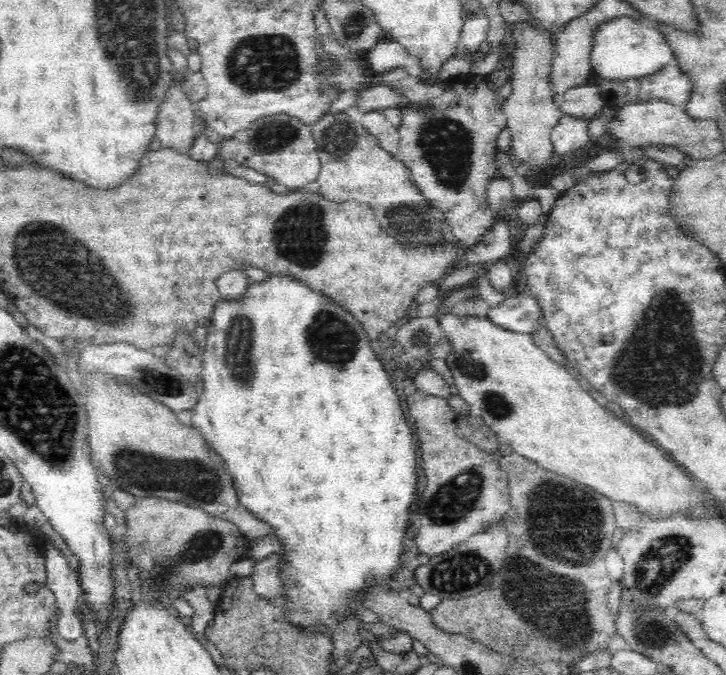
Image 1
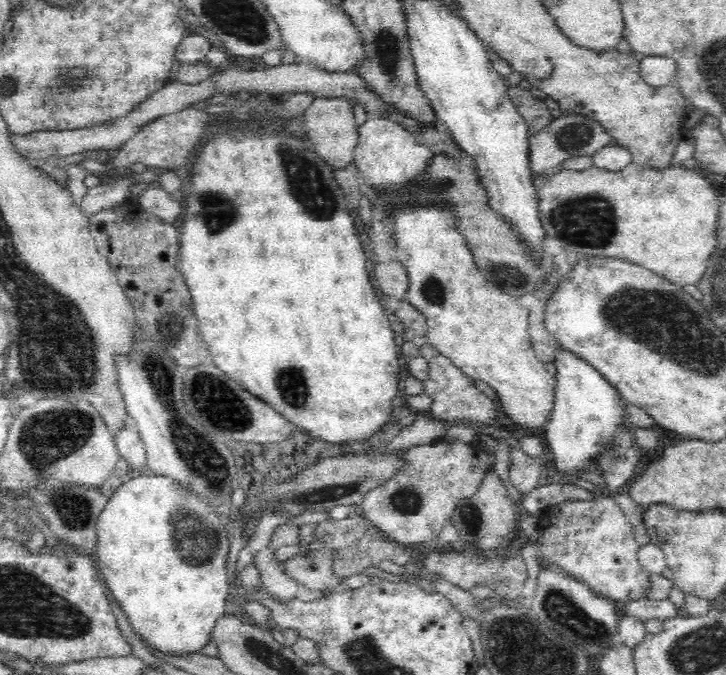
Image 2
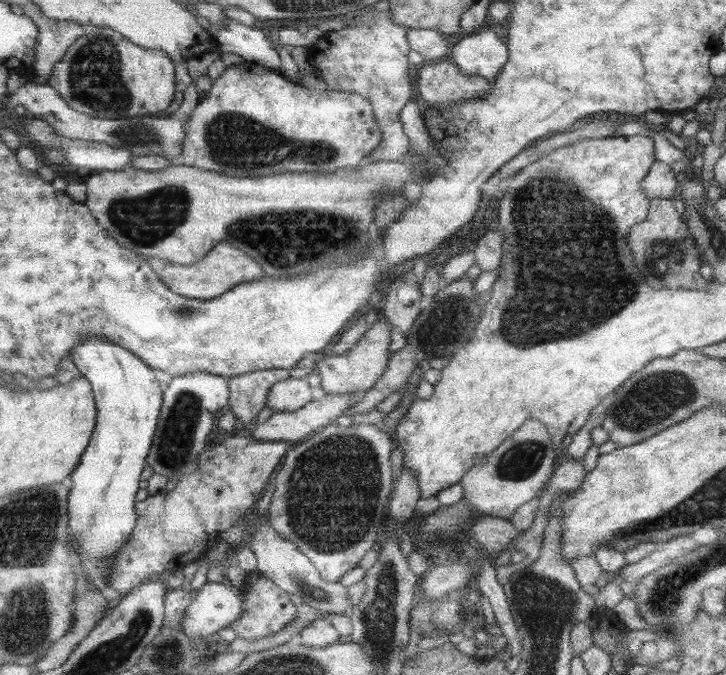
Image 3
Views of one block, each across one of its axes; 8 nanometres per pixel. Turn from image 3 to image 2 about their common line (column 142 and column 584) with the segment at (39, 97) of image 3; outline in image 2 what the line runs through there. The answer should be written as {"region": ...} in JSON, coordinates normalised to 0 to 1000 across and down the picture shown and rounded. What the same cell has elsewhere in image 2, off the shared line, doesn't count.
{"region":[[[777,167],[763,175],[749,193],[737,200],[729,200],[731,253],[744,258],[749,252],[771,249],[775,241],[781,243],[788,234],[820,231],[828,222],[826,219],[846,213],[844,209],[835,191],[821,178],[804,170]]]}

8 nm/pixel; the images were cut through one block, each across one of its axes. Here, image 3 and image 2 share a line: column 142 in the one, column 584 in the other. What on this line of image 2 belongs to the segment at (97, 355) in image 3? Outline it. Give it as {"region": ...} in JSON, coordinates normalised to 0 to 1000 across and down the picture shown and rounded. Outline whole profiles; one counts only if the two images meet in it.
{"region":[[[769,513],[763,539],[767,547],[764,597],[749,631],[751,647],[763,673],[769,704],[799,708],[798,698],[818,696],[820,676],[842,662],[848,643],[855,641],[851,631],[862,627],[861,606],[857,607],[862,597],[814,539],[789,521]]]}

